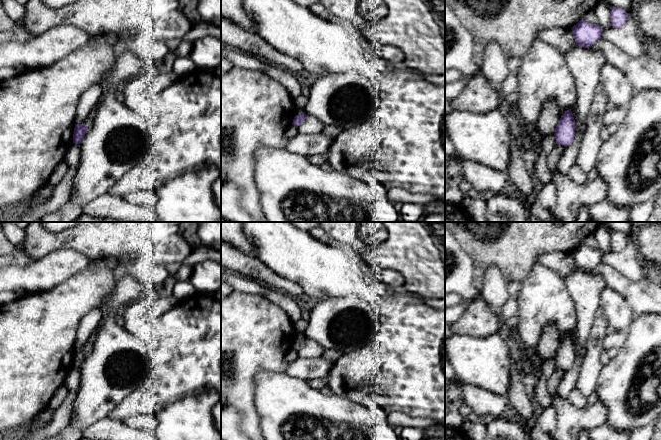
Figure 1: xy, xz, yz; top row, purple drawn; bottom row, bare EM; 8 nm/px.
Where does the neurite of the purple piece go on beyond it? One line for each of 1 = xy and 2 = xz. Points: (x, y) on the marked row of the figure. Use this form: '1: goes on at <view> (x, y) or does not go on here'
1: does not go on here
2: does not go on here

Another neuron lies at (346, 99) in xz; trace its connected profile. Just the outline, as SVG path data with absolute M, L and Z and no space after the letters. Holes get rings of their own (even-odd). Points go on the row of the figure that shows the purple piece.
M353 73L327 74L310 82L310 94L303 111L312 115L325 125L334 125L342 129L352 128L373 116L378 103L378 92L363 76Z

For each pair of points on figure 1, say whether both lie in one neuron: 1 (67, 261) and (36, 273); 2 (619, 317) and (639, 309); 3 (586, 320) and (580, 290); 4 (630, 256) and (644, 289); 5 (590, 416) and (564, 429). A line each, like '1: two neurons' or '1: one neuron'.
1: one neuron
2: two neurons
3: one neuron
4: two neurons
5: one neuron

